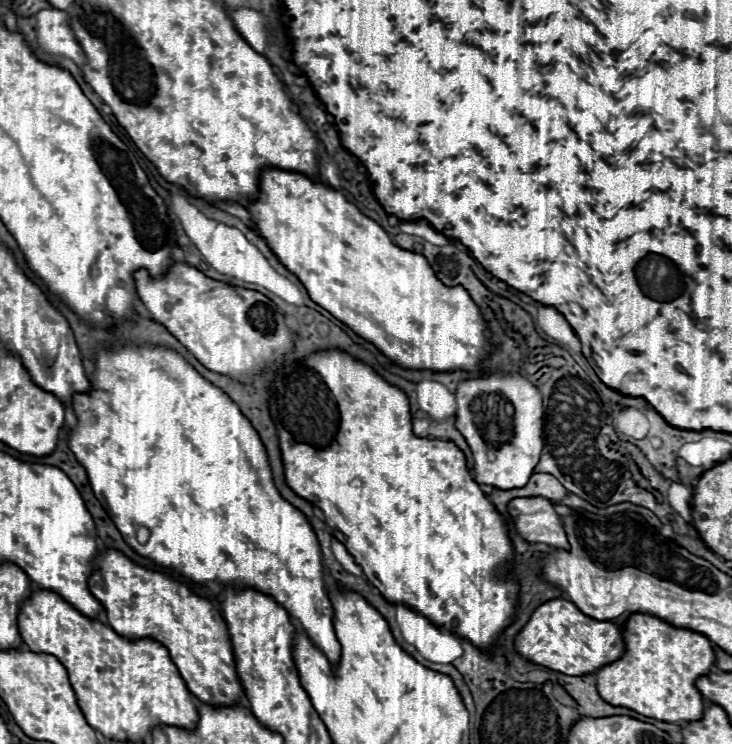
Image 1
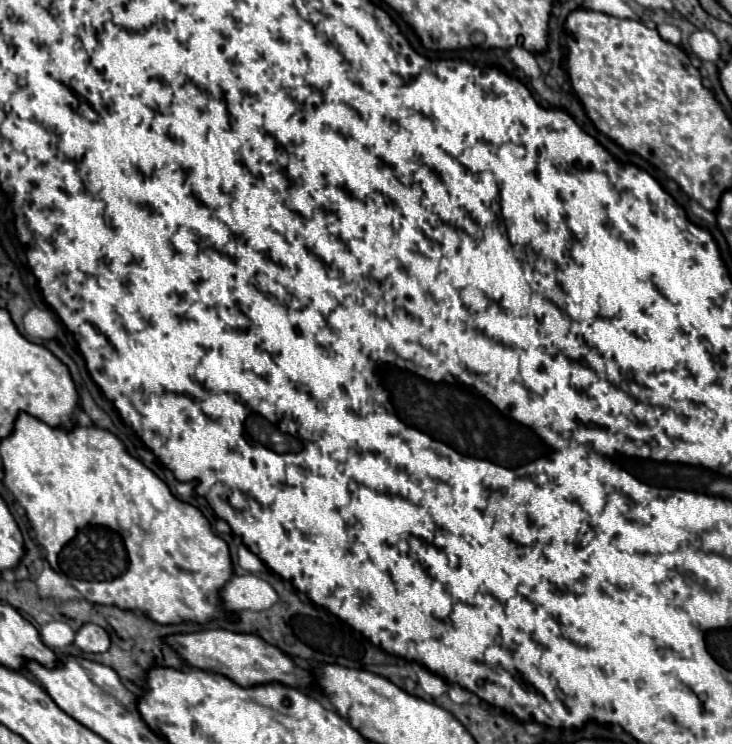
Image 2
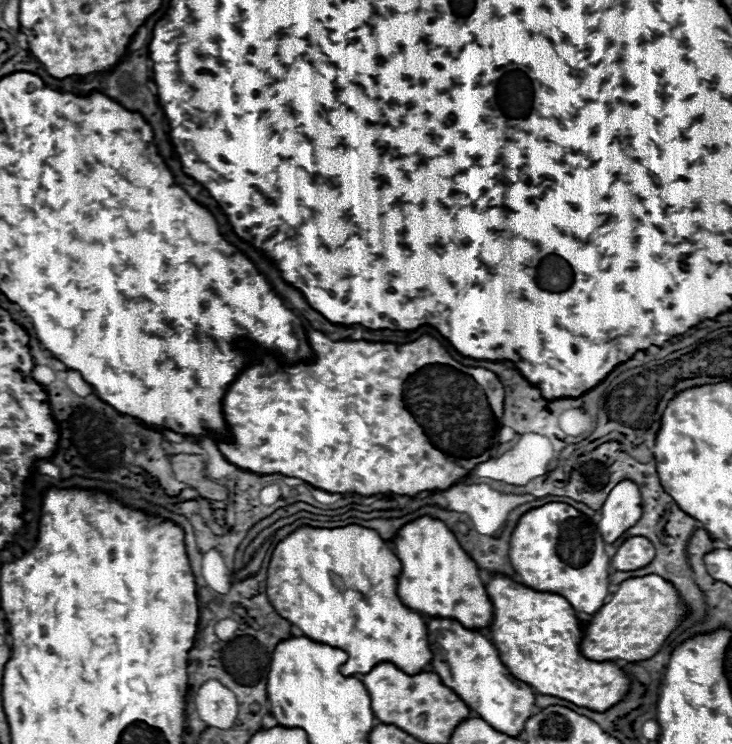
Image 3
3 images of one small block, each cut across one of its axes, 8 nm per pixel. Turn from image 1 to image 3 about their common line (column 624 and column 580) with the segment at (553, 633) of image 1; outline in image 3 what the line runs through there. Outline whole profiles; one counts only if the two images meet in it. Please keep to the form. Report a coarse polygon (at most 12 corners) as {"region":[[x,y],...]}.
{"region":[[662,576],[624,580],[584,630],[594,662],[652,658],[688,618]]}

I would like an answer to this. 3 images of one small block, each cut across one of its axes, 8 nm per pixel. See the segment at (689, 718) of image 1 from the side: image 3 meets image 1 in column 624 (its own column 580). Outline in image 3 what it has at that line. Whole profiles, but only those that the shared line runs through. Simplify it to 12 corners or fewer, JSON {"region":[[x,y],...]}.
{"region":[[492,576],[492,642],[538,694],[606,712],[630,680],[582,656],[568,600]]}

